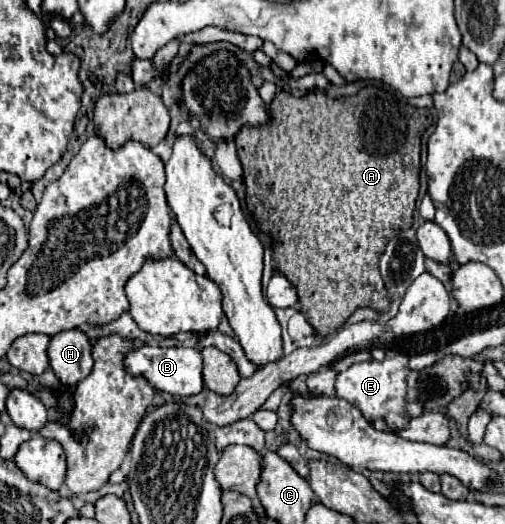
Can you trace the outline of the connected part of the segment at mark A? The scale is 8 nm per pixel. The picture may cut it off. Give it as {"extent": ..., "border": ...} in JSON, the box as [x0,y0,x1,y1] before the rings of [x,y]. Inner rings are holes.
{"extent":[235,85,431,337],"border":[[[369,85],[369,87],[363,87],[357,95],[343,97],[343,99],[331,99],[321,91],[309,91],[305,97],[293,97],[287,91],[279,91],[275,95],[269,111],[271,111],[271,121],[267,125],[261,125],[261,127],[243,127],[235,137],[235,145],[237,145],[237,157],[243,165],[243,181],[247,187],[247,197],[245,197],[247,209],[251,211],[251,215],[257,223],[257,229],[261,233],[267,233],[273,239],[275,269],[279,273],[283,273],[293,283],[293,287],[297,289],[299,303],[301,303],[301,313],[307,317],[313,331],[321,337],[333,335],[339,327],[343,327],[343,323],[351,317],[351,313],[355,309],[371,307],[379,313],[387,313],[389,311],[389,297],[387,297],[383,279],[379,275],[379,257],[385,251],[385,245],[399,231],[411,227],[411,223],[413,223],[413,209],[415,209],[415,201],[419,195],[421,135],[431,125],[429,109],[411,107],[407,103],[407,99],[395,89]]]}

